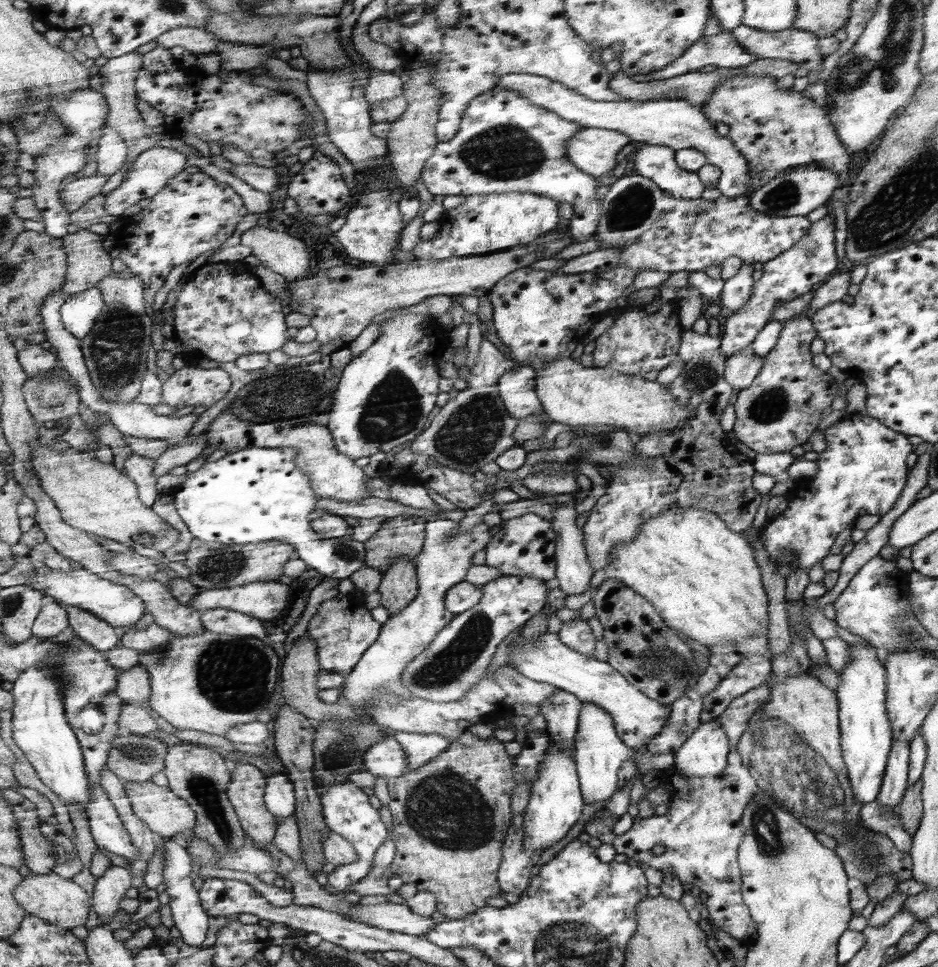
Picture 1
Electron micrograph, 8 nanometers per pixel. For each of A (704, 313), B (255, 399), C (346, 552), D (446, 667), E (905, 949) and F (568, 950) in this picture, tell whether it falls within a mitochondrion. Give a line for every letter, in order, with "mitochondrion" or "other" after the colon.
A: other
B: mitochondrion
C: mitochondrion
D: mitochondrion
E: other
F: mitochondrion

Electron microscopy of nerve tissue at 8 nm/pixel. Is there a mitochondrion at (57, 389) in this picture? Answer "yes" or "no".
yes

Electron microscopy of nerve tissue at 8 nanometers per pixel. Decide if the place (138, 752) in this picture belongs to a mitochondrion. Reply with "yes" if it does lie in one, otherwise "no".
yes

